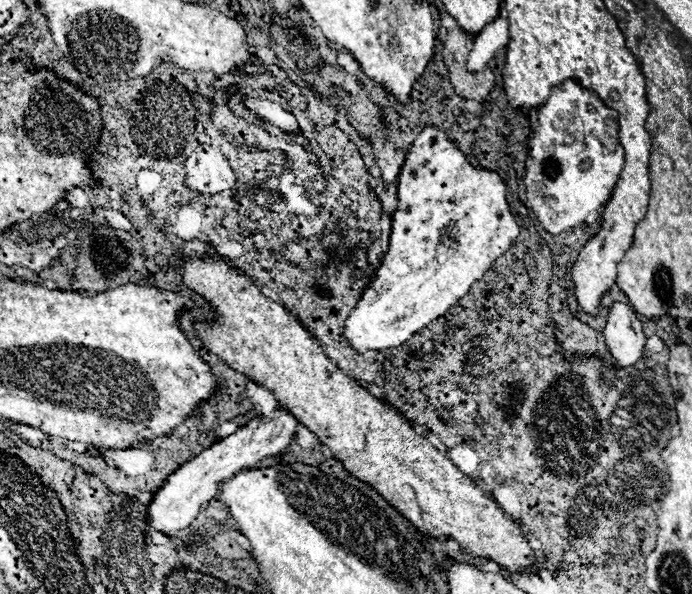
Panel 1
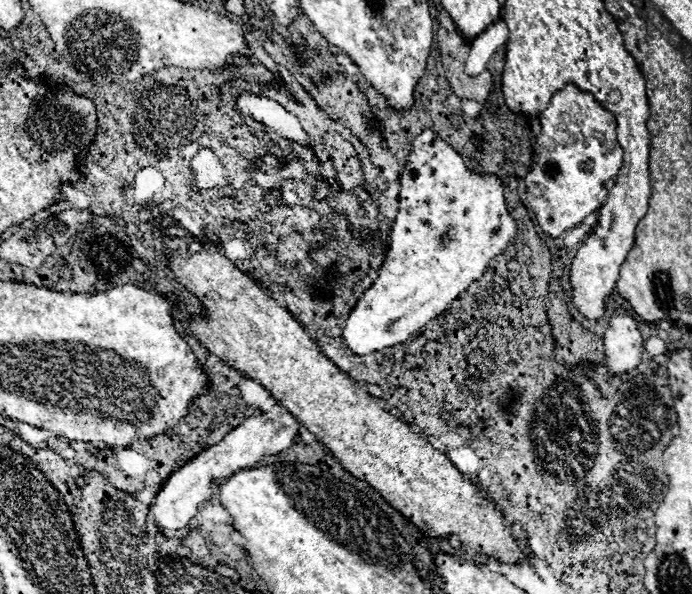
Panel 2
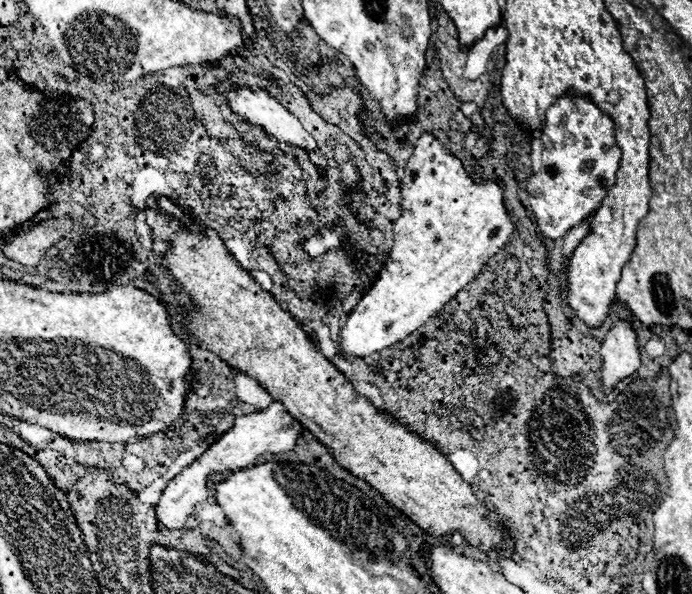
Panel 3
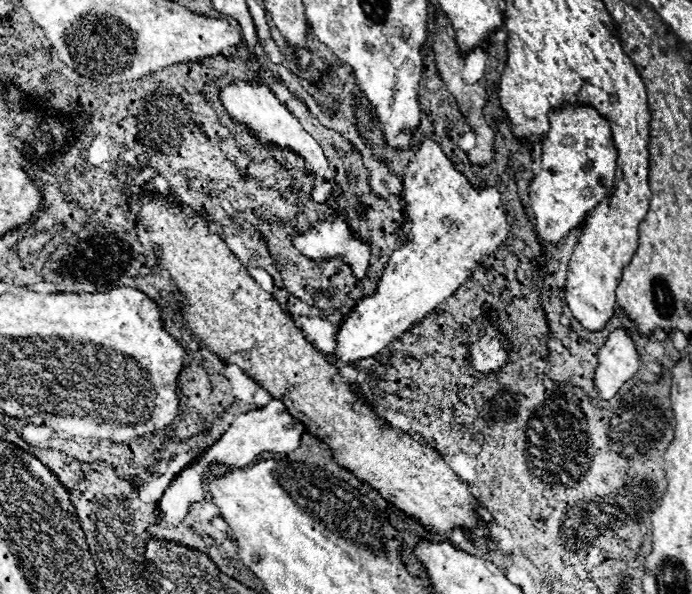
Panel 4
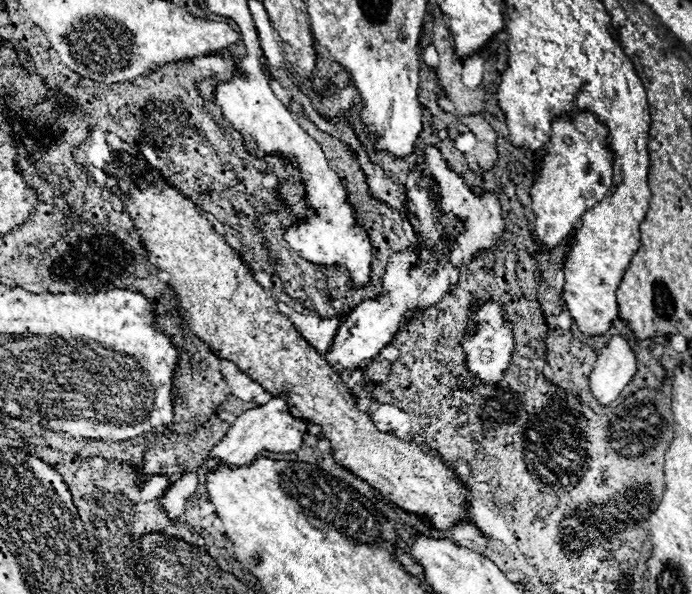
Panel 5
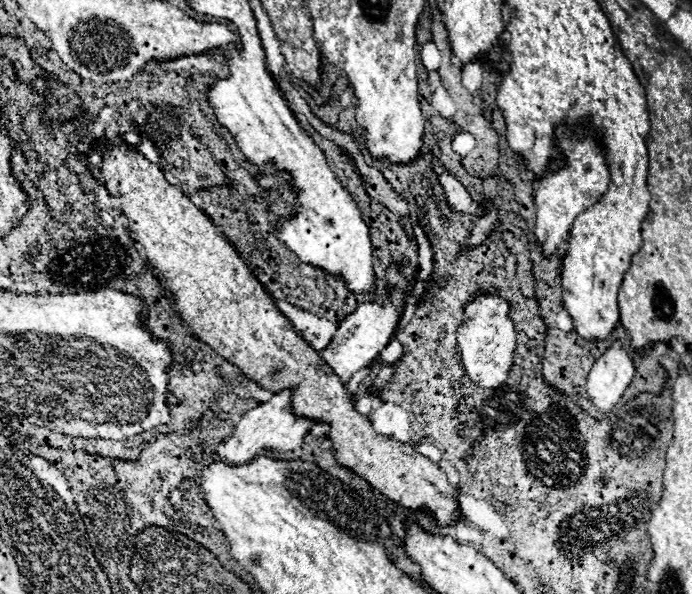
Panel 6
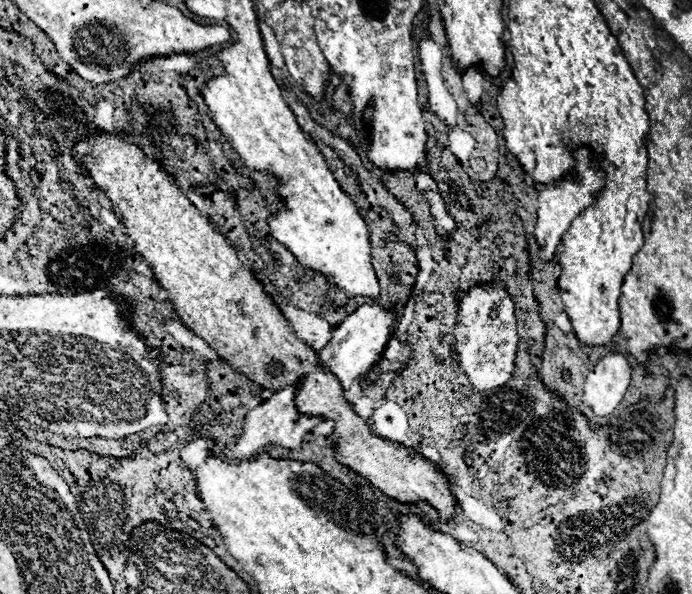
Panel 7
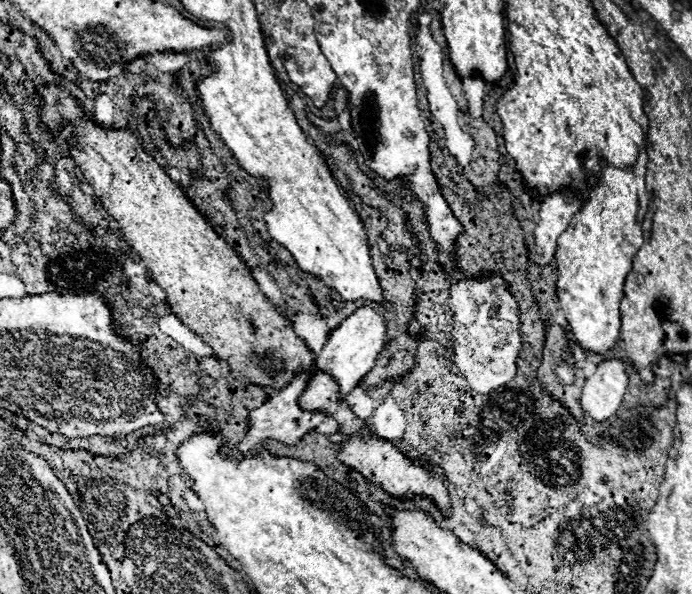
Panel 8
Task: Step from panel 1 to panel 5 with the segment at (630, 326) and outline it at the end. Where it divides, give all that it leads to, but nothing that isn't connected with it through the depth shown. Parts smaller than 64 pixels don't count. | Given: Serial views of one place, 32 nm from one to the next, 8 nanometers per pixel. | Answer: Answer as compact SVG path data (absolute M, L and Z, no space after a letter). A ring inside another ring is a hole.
M612 336L590 372L590 394L608 408L636 374L636 358L626 338Z

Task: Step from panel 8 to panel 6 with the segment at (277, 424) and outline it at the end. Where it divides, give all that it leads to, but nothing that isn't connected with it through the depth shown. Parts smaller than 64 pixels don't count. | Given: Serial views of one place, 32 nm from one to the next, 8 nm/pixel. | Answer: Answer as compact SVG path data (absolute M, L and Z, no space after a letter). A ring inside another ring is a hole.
M286 388L278 394L274 394L268 402L248 410L240 418L232 438L216 448L216 454L226 462L244 464L244 462L250 462L262 448L272 448L272 450L282 450L282 452L296 450L296 448L302 446L304 434L308 434L314 424L316 424L316 420L294 414L294 410L292 410L292 390Z

